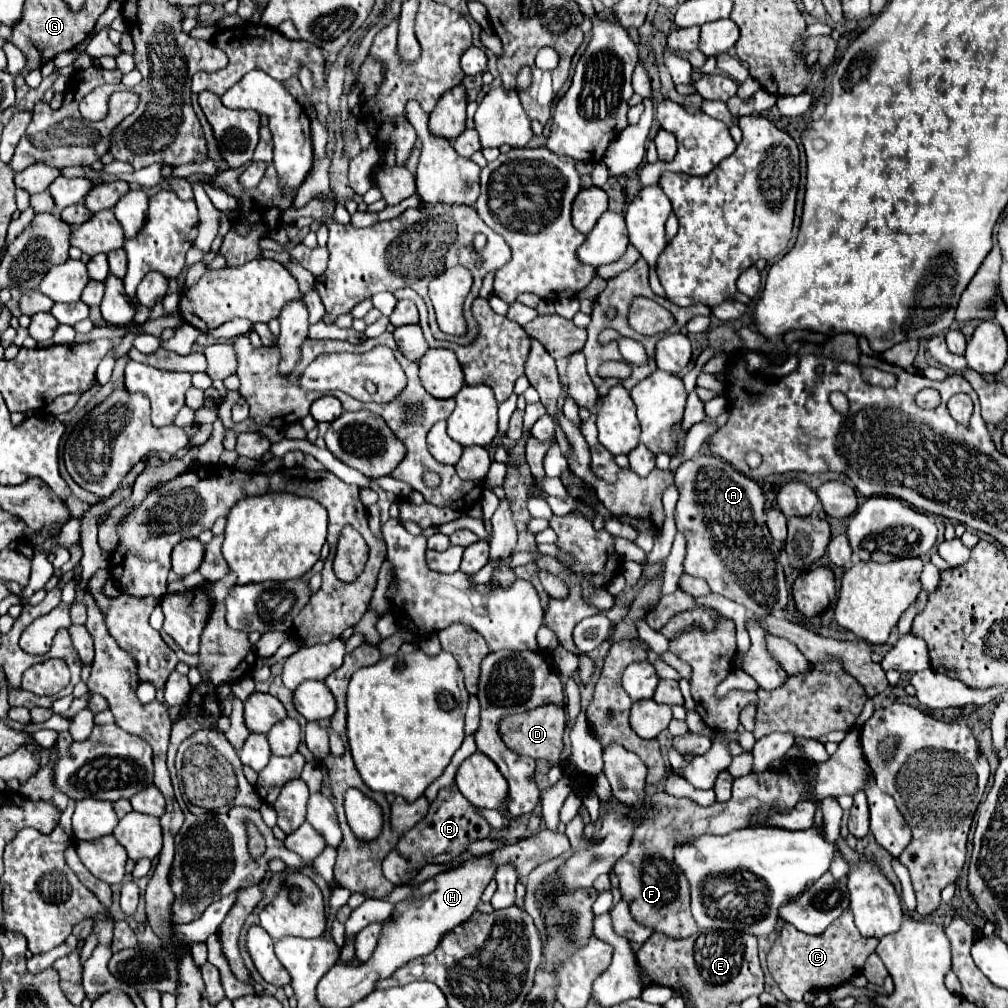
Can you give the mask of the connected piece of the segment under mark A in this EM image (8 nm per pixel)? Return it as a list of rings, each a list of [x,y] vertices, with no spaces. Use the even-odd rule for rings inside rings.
[[[696,456],[684,462],[676,470],[676,488],[680,492],[676,504],[676,528],[686,536],[686,558],[682,562],[684,572],[696,578],[704,578],[712,592],[746,606],[750,614],[766,616],[776,608],[784,608],[788,602],[788,590],[784,572],[778,564],[780,550],[774,546],[774,540],[764,522],[762,488],[716,456]]]

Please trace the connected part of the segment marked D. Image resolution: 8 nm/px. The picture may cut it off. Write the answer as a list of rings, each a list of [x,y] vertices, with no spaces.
[[[548,704],[548,706],[538,706],[530,712],[522,712],[522,714],[510,714],[506,718],[502,718],[500,724],[500,736],[504,740],[504,744],[512,750],[518,752],[522,756],[530,756],[534,760],[538,758],[546,758],[552,766],[558,764],[558,758],[563,752],[563,733],[566,728],[566,710],[564,707]]]

